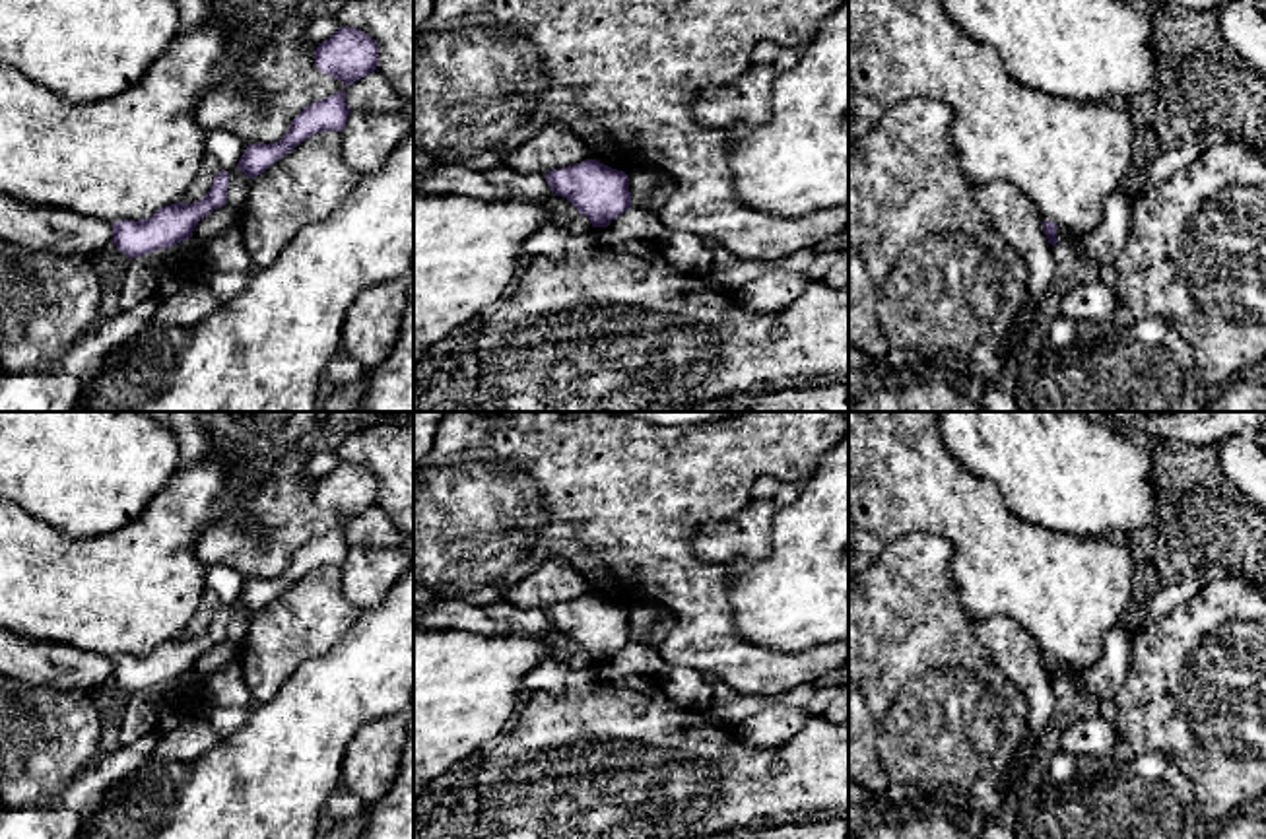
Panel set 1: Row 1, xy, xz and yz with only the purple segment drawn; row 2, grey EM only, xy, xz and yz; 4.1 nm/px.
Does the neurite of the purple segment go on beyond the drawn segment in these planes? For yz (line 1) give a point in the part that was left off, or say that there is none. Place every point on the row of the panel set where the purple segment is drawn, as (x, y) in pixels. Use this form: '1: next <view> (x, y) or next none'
1: next none

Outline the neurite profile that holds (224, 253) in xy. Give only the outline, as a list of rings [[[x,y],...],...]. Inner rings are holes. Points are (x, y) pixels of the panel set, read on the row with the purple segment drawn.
[[[229,227],[219,235],[198,241],[194,237],[173,247],[136,256],[124,268],[118,305],[128,311],[144,299],[157,293],[161,274],[179,258],[198,262],[210,272],[252,272],[254,264],[243,247],[237,227]]]

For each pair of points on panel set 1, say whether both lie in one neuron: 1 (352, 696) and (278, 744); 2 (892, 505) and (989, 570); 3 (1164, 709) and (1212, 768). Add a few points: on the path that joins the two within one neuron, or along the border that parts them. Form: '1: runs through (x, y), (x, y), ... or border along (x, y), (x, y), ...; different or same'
1: runs through (334, 696), (296, 735); same
2: runs through (917, 505), (932, 505), (971, 544); same
3: runs through (1175, 723), (1200, 754); same

